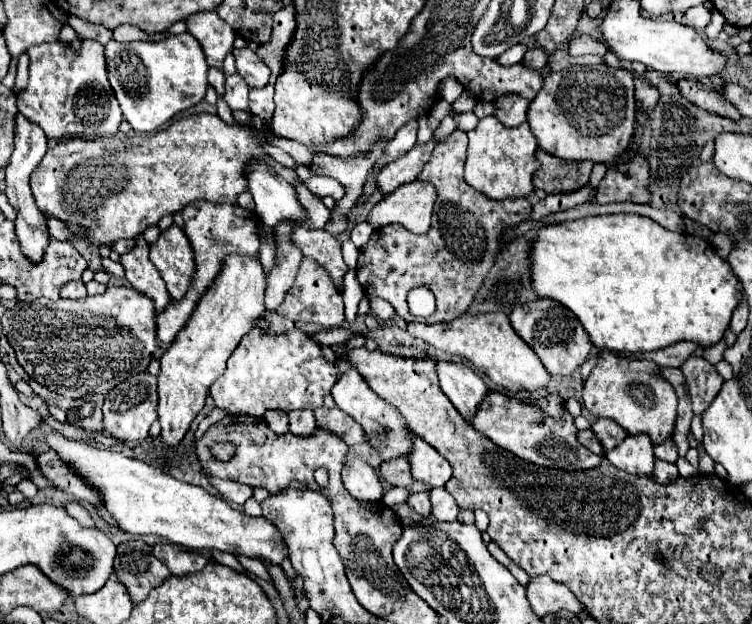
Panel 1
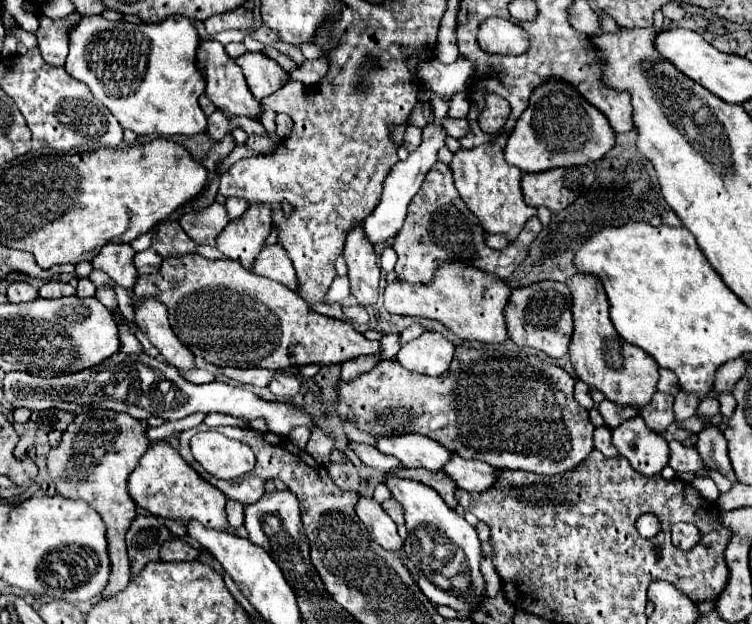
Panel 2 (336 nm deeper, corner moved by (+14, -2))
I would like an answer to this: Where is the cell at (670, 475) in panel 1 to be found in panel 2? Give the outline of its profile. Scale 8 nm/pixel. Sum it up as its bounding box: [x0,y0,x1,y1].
[669,441,705,473]

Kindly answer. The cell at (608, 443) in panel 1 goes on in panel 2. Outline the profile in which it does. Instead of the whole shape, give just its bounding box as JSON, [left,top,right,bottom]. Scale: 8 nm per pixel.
[599,399,637,429]

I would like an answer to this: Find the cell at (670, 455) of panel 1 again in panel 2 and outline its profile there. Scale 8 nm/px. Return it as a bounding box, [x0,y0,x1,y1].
[639,391,673,433]

